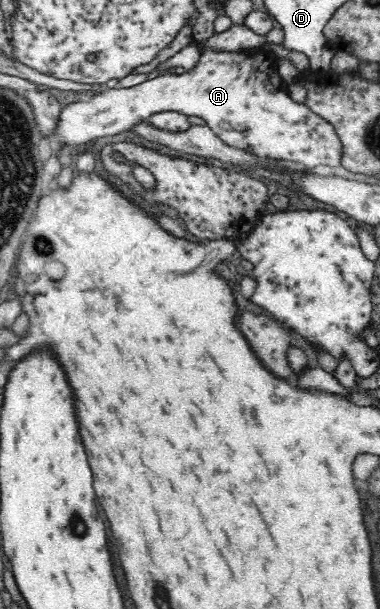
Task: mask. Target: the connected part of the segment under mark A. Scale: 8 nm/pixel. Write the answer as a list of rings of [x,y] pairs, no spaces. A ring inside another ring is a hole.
[[[263,45],[256,49],[256,52],[252,51],[235,51],[235,52],[213,52],[212,50],[207,50],[203,52],[200,56],[200,61],[198,65],[190,70],[185,71],[183,74],[177,76],[175,73],[167,75],[158,75],[151,80],[146,80],[131,86],[128,88],[120,87],[106,87],[103,86],[97,94],[93,95],[90,98],[80,100],[74,103],[69,103],[61,110],[59,116],[59,122],[57,122],[57,128],[55,128],[55,134],[49,136],[50,146],[53,151],[58,152],[58,148],[63,144],[67,143],[69,147],[76,148],[79,144],[85,144],[85,142],[91,142],[96,138],[101,138],[101,136],[115,136],[115,134],[121,134],[125,130],[133,130],[137,124],[145,122],[151,115],[154,115],[158,112],[178,112],[179,114],[187,116],[199,116],[205,120],[206,125],[221,139],[225,144],[231,145],[233,148],[238,148],[252,155],[257,155],[265,159],[279,159],[287,162],[300,163],[303,167],[309,167],[312,169],[324,169],[328,166],[339,166],[341,158],[341,147],[338,136],[336,136],[334,128],[326,120],[323,120],[323,117],[317,116],[310,108],[307,108],[307,105],[304,103],[295,102],[285,91],[281,90],[281,81],[282,78],[279,76],[279,73],[276,69],[276,64],[279,58],[275,57],[273,53],[270,53],[269,50],[266,50]]]

